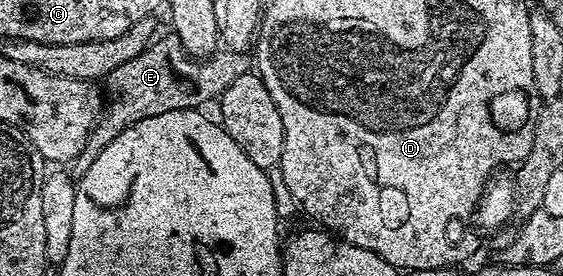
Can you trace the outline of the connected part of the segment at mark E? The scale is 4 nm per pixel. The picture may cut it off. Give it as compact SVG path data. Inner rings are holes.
M174 35L157 36L141 53L134 55L130 63L122 63L122 67L114 67L110 75L105 77L102 85L110 100L105 104L96 126L86 139L86 147L82 147L79 155L70 163L73 178L80 178L90 171L90 163L106 151L106 147L124 129L134 123L146 119L150 115L166 115L166 111L182 111L183 109L200 109L207 101L215 102L238 79L238 75L249 72L250 61L240 51L217 51L207 59L197 59L188 53Z

